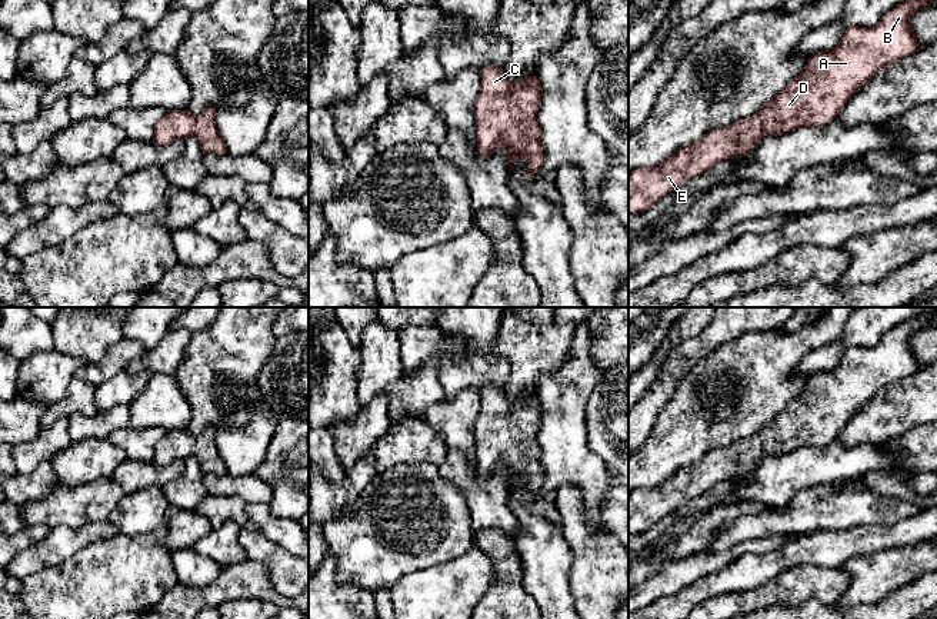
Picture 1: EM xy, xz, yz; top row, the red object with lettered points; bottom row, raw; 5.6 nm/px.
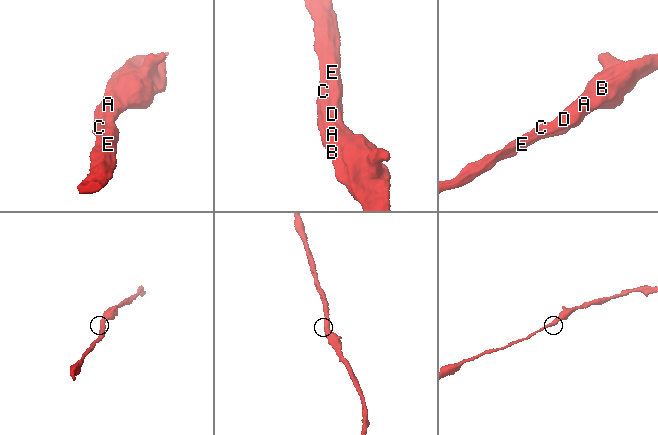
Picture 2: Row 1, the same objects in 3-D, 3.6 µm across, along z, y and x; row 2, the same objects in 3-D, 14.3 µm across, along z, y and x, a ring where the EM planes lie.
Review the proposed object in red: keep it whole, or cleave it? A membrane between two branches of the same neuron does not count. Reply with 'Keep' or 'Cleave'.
Keep

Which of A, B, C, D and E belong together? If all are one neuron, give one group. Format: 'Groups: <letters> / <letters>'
Groups: A B C D E

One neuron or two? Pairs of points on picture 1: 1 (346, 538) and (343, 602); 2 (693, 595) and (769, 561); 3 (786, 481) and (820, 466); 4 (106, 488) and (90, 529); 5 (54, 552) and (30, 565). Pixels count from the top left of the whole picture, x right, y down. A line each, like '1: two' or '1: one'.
1: two
2: one
3: one
4: two
5: one

